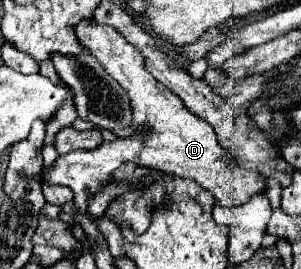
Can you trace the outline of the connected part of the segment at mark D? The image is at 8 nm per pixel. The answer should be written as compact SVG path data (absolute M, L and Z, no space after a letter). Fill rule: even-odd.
M80 22L76 26L76 36L80 44L98 58L102 68L118 84L122 84L126 94L130 94L130 126L140 128L130 138L118 138L116 142L102 142L98 148L92 150L68 152L66 156L58 156L52 168L42 168L40 172L42 184L60 184L68 186L74 192L74 202L78 206L78 214L74 218L82 224L88 236L102 238L102 234L96 230L96 224L92 222L92 216L86 212L86 200L110 182L110 176L116 168L128 162L180 178L194 178L202 188L210 190L214 194L214 202L222 206L244 204L250 196L266 190L266 182L258 172L248 172L242 166L228 166L224 162L224 156L228 158L228 154L218 144L214 128L202 118L188 112L184 102L146 70L142 54L132 44L128 44L124 36L120 36L110 26L100 26L96 22Z

